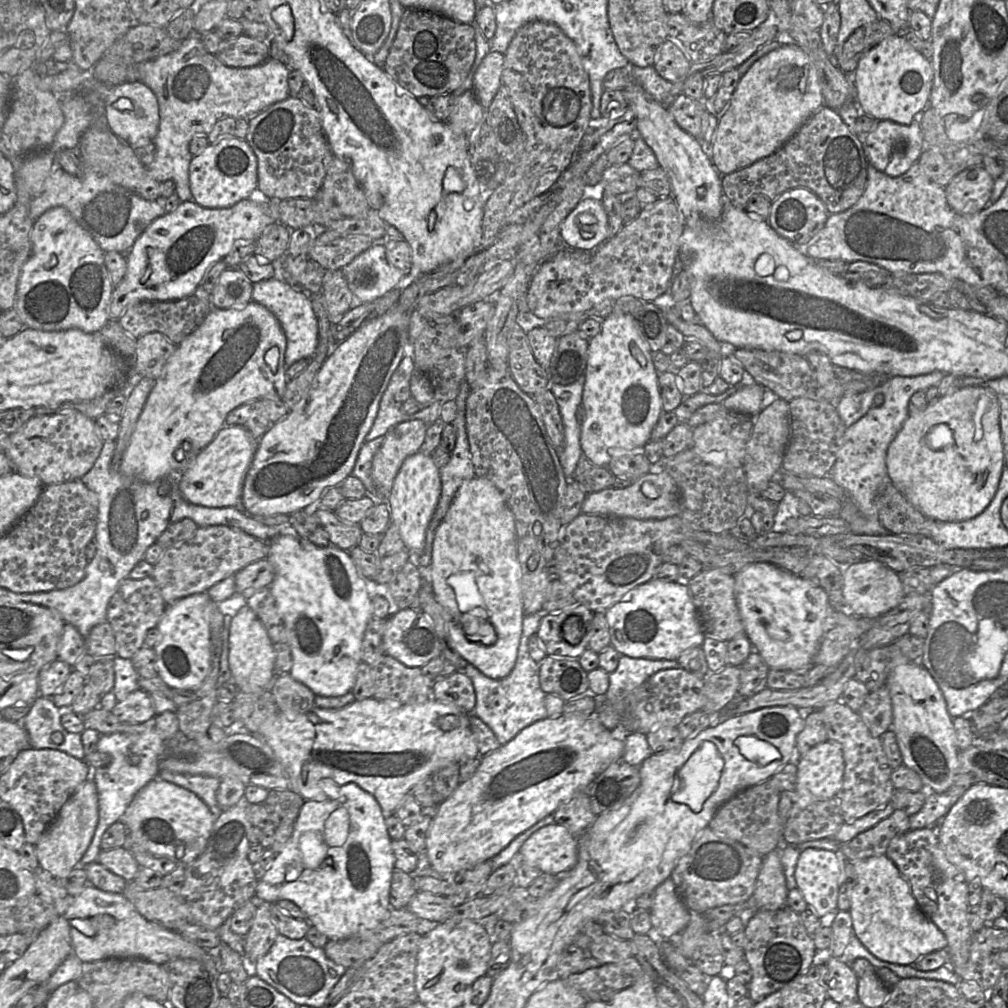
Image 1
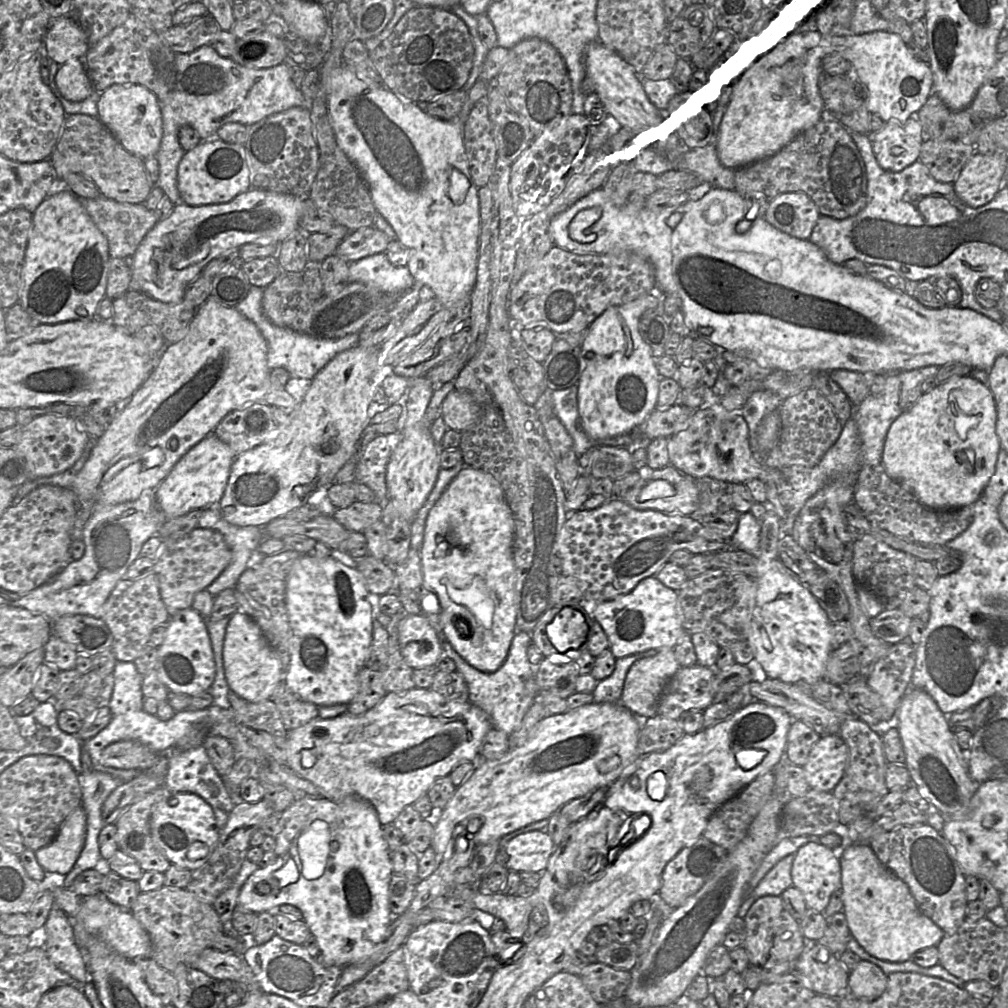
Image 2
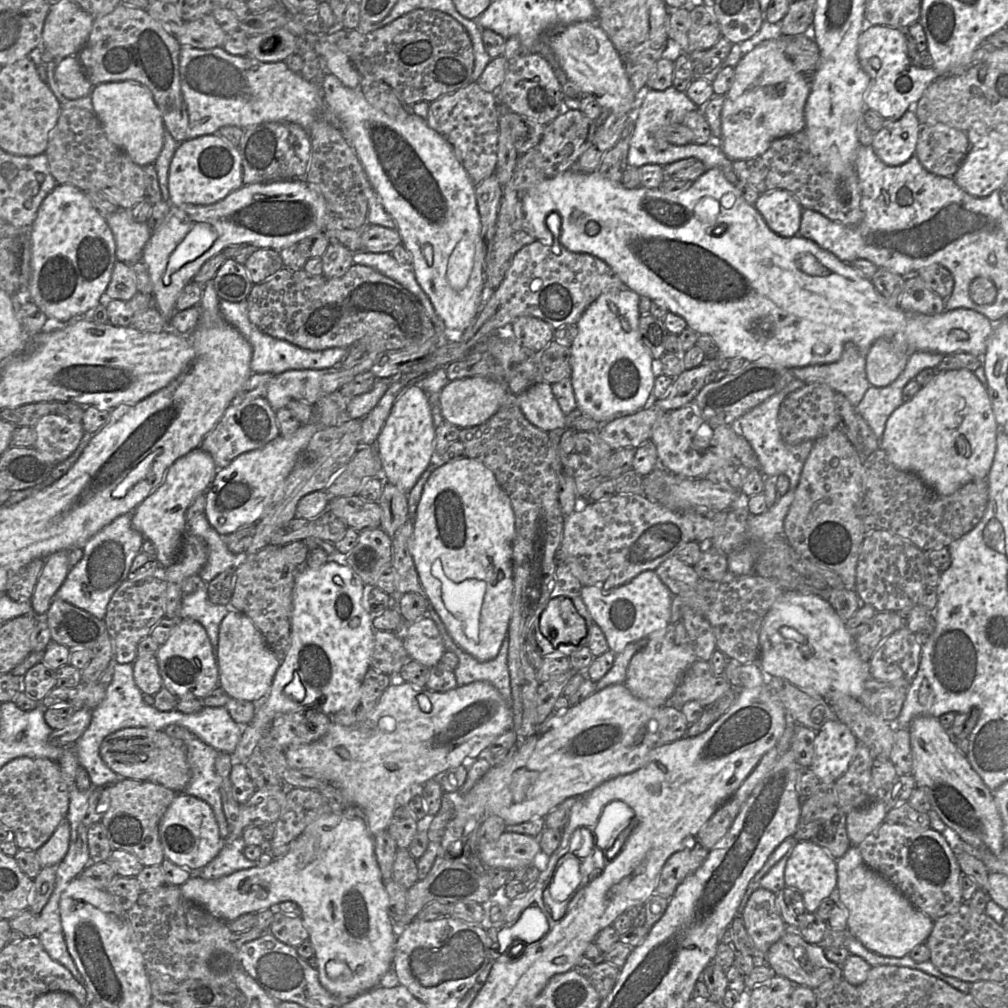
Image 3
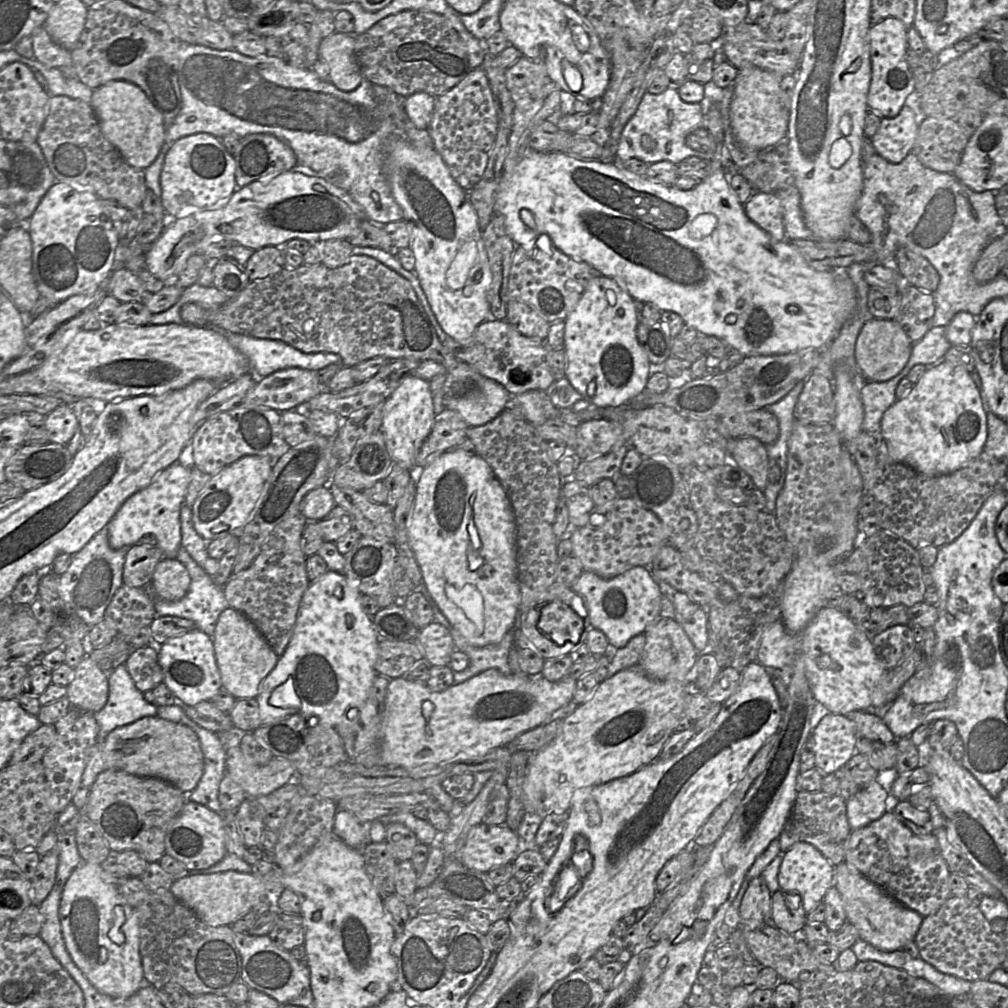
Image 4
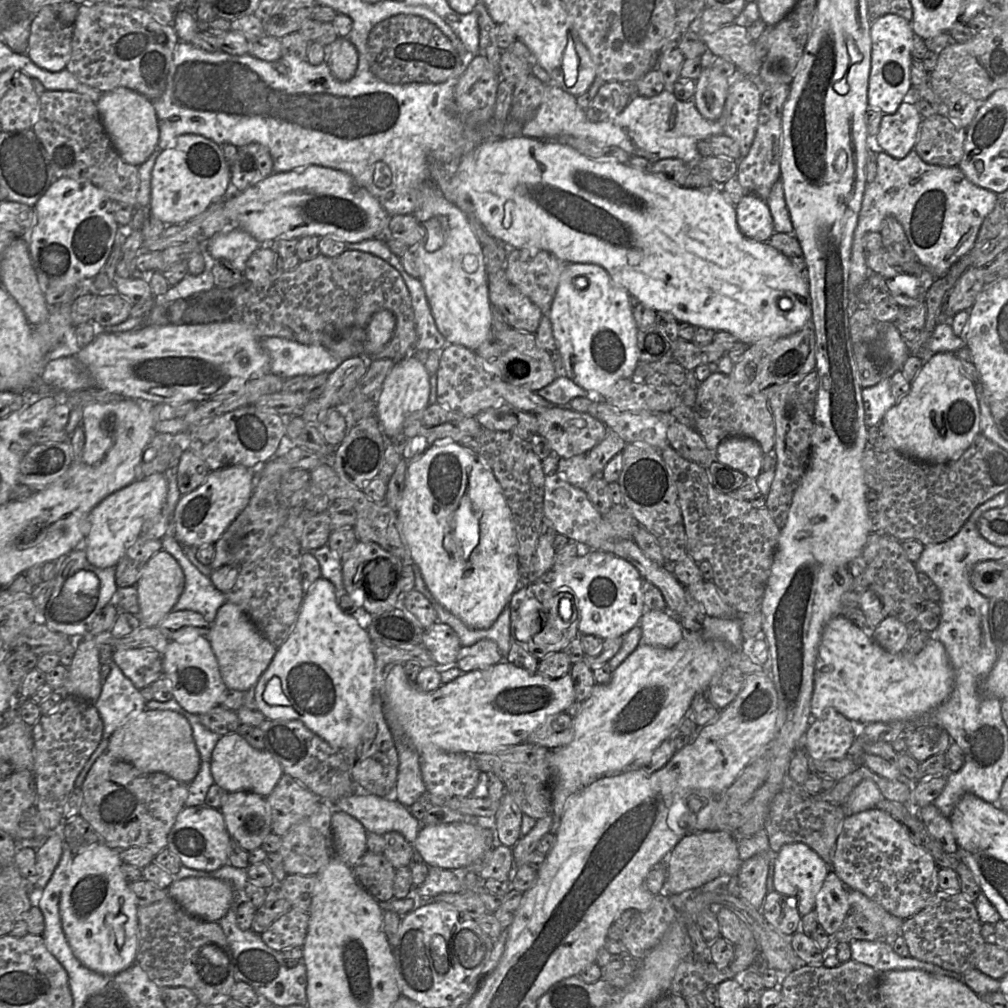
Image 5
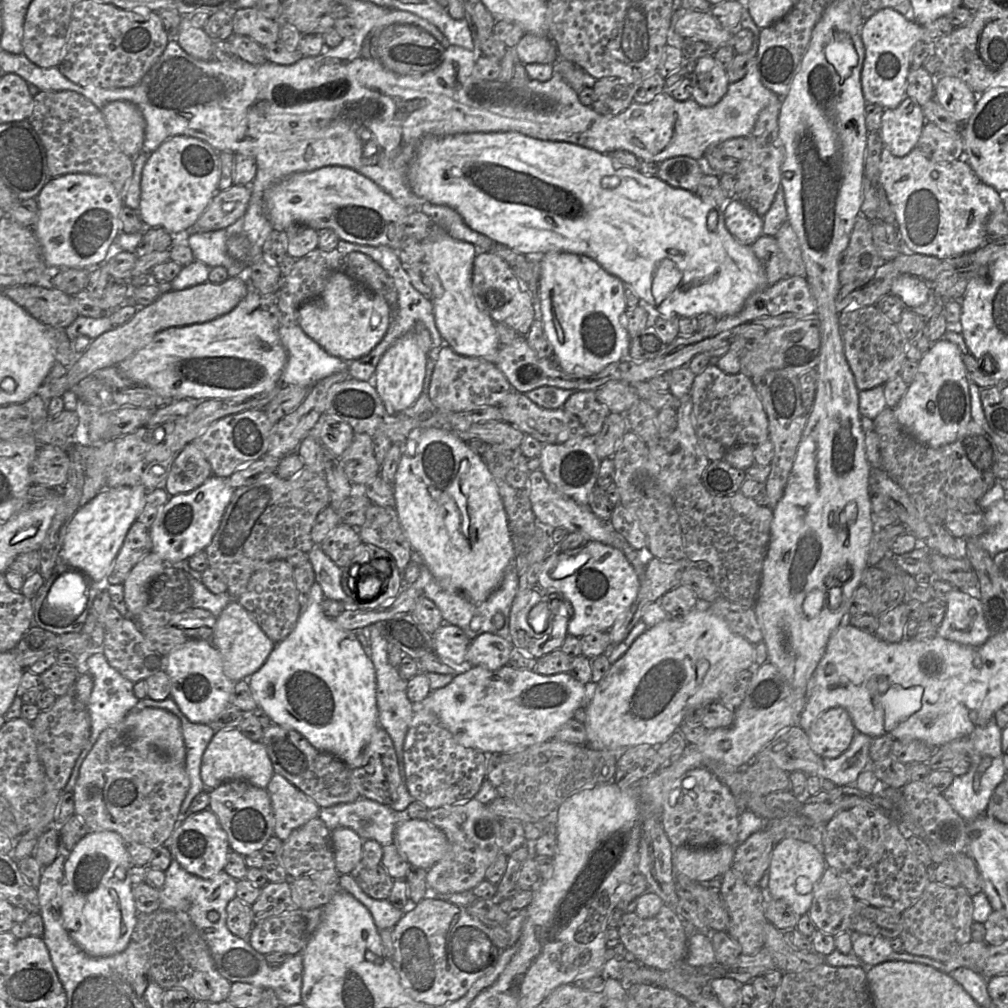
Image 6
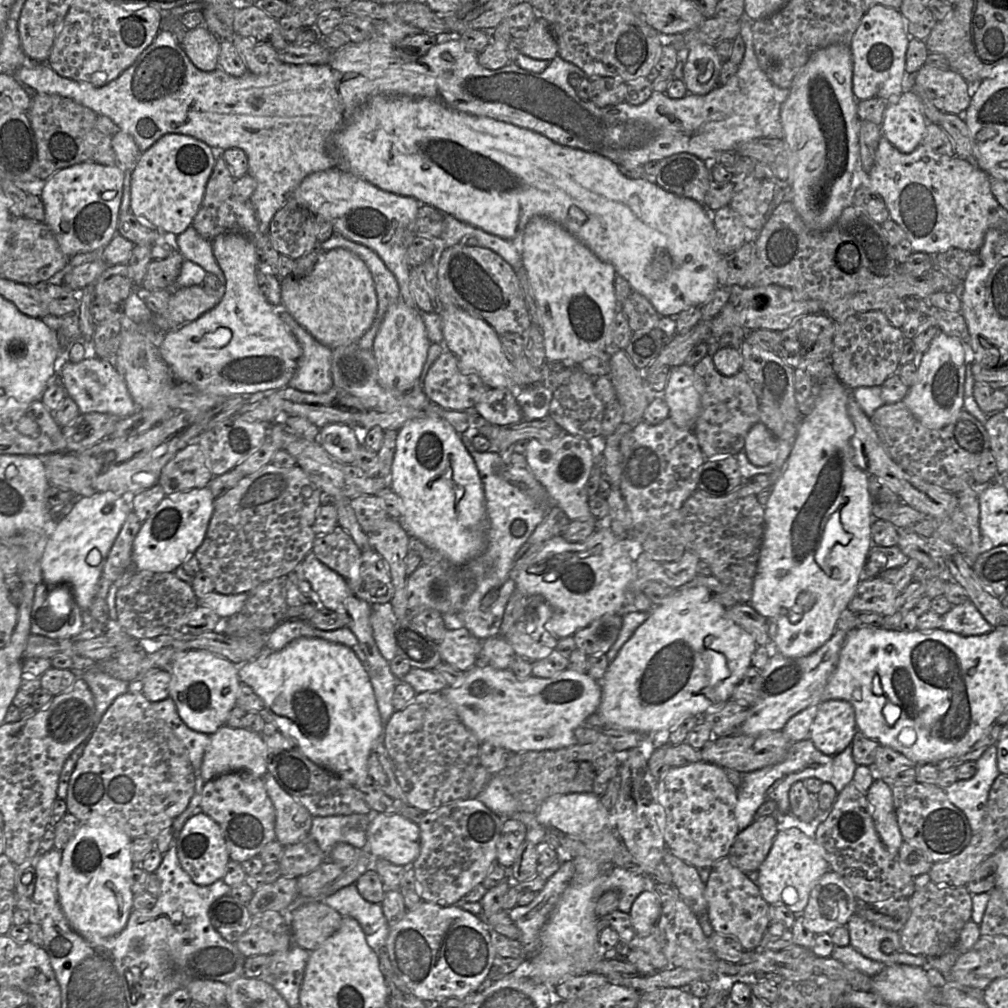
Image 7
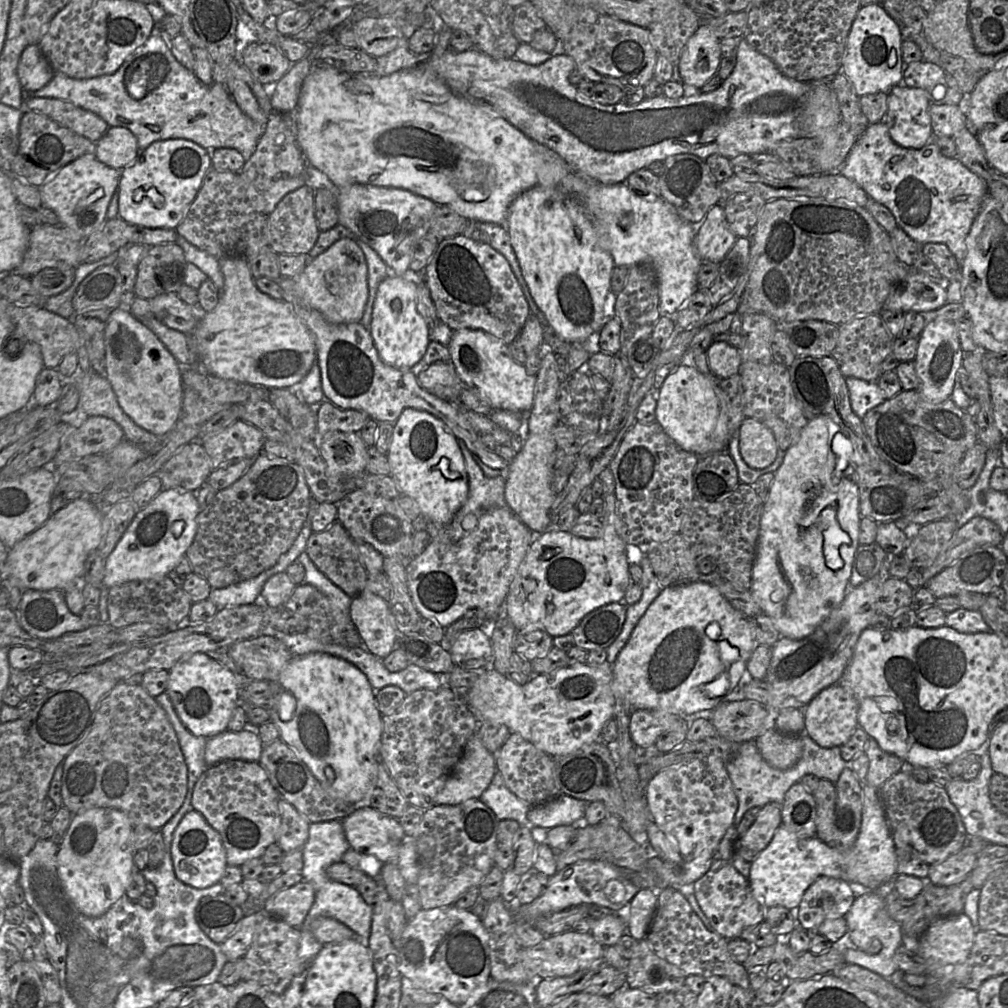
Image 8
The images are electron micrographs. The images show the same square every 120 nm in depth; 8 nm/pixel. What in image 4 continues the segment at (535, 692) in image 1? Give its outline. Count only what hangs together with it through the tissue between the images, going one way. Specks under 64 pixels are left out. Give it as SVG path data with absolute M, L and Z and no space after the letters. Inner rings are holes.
M424 582L417 587L428 603L434 613L434 621L440 623L446 627L452 636L456 650L465 653L469 658L469 665L466 669L460 672L454 672L453 681L454 684L462 683L471 677L486 671L488 669L497 669L504 675L511 674L511 669L509 667L508 657L512 646L514 645L514 628L508 631L500 643L487 645L484 647L476 647L471 645L462 635L456 630L444 616L444 614L439 610L433 599L431 598Z

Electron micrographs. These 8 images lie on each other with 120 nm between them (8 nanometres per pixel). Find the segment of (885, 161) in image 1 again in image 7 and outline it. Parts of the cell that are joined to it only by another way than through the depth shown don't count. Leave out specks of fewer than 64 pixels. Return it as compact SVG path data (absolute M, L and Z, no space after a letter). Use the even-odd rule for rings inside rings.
M906 89L898 98L888 101L880 127L883 136L902 153L911 153L922 144L927 120L922 112L922 105L917 93Z

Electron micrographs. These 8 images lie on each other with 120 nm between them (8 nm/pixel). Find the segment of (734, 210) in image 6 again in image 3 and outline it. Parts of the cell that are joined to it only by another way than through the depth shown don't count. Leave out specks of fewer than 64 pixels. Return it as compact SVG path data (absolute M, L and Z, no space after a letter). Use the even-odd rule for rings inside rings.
M772 191L760 194L754 208L776 234L791 238L798 235L803 208L788 191Z

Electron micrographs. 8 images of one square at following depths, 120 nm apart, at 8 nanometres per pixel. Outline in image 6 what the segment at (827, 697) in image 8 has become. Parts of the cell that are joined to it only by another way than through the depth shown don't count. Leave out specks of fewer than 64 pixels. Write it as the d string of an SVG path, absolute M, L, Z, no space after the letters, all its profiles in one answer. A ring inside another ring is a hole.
M833 707L821 713L806 733L813 752L829 759L839 757L849 748L856 729L845 708Z

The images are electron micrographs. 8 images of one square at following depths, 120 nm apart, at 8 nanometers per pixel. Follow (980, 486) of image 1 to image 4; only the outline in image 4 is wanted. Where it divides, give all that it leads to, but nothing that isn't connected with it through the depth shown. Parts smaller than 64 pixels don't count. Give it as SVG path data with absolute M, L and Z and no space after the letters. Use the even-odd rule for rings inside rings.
M945 360L925 365L927 370L913 384L911 391L890 406L880 422L880 437L888 447L890 457L926 476L951 474L978 457L987 439L987 407L969 372Z

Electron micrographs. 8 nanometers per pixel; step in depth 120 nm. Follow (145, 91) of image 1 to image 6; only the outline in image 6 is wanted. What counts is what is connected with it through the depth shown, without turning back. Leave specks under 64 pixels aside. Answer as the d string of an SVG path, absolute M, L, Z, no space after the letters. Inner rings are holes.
M119 100L109 102L101 111L118 147L131 158L140 154L145 139L145 120L139 108Z

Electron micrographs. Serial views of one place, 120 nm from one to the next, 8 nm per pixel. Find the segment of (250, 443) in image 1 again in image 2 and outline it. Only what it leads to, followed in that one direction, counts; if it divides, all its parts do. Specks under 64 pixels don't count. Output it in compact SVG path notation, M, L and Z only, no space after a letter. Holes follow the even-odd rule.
M214 434L192 447L154 491L155 501L167 520L194 509L217 507L223 496L235 454Z

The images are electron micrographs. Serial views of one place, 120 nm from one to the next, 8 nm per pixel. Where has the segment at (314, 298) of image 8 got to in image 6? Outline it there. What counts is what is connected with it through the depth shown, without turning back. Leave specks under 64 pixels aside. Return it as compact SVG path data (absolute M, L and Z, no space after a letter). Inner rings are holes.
M336 272L329 278L318 298L308 301L298 310L298 325L317 344L329 354L346 362L354 361L369 354L382 341L391 322L391 308L386 300L363 287L342 272Z

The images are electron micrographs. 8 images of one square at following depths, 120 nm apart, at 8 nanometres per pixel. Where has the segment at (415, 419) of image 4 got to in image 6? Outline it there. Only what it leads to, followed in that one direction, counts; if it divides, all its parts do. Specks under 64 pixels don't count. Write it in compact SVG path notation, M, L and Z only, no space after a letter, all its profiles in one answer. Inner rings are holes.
M413 328L396 340L379 360L373 376L373 387L388 414L396 415L411 407L423 391L428 355L419 347Z

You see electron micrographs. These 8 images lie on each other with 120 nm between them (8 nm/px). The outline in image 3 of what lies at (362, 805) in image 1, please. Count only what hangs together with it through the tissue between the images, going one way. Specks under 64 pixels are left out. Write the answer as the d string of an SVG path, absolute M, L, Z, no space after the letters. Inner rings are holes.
M330 811L309 824L293 841L288 852L281 858L274 858L268 866L239 870L218 879L192 876L179 887L186 899L225 922L281 902L297 903L317 960L319 981L339 1000L339 1005L379 986L382 977L393 967L399 931L389 918L388 894L375 857L373 837L363 817Z

